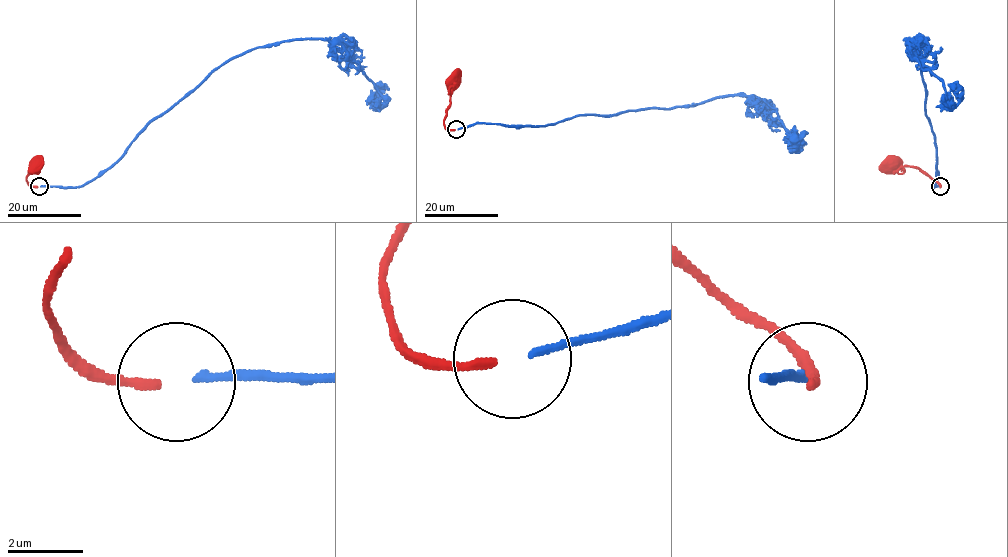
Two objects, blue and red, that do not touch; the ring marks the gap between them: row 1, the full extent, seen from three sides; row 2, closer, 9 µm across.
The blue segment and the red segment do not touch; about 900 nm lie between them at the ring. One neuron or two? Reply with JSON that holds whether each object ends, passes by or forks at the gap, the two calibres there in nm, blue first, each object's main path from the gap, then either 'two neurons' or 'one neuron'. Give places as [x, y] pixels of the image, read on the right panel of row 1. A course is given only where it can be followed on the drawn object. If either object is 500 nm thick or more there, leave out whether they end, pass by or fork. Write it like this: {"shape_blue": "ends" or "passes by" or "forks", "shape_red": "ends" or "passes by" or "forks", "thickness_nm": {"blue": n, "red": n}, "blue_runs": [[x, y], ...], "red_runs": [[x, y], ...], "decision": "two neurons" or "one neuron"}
{"shape_blue": "ends", "shape_red": "ends", "thickness_nm": {"blue": 190, "red": 240}, "blue_runs": [[940, 186], [933, 188], [935, 137], [925, 113], [919, 49], [906, 38], [955, 107], [962, 91], [948, 84]], "red_runs": [[940, 187], [915, 167], [895, 164]], "decision": "one neuron"}

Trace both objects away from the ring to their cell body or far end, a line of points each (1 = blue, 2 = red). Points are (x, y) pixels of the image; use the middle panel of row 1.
1: (458, 129), (476, 123), (553, 125), (581, 115), (755, 95), (800, 136), (796, 152), (800, 138)
2: (454, 129), (444, 126), (453, 84)

